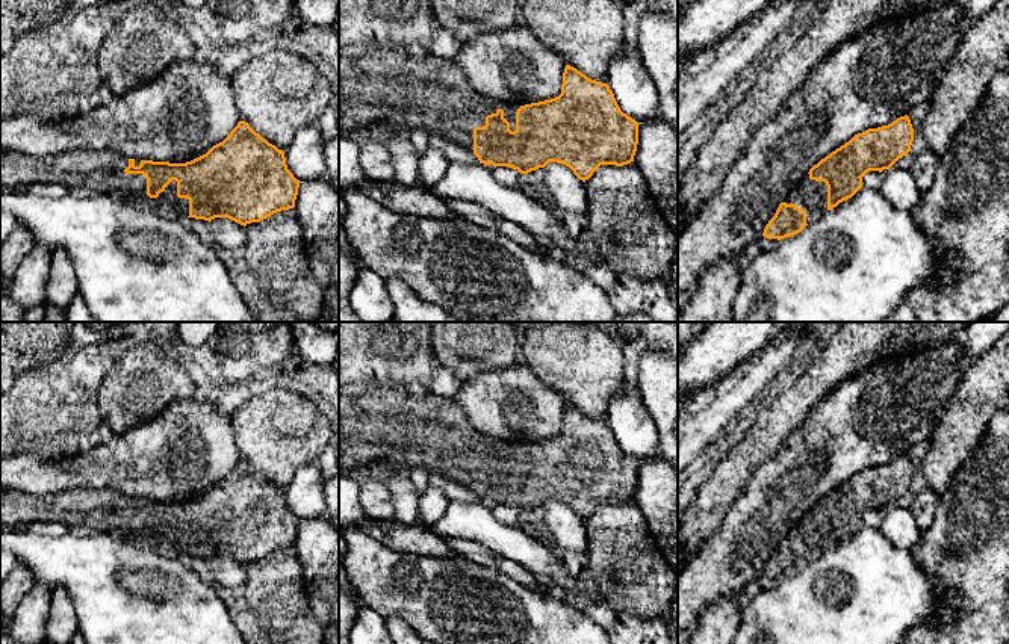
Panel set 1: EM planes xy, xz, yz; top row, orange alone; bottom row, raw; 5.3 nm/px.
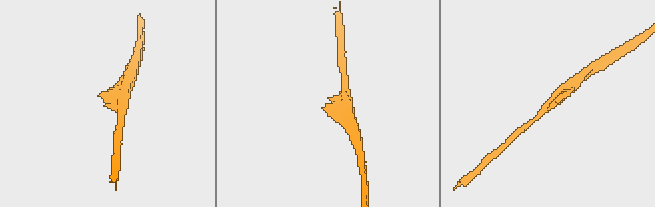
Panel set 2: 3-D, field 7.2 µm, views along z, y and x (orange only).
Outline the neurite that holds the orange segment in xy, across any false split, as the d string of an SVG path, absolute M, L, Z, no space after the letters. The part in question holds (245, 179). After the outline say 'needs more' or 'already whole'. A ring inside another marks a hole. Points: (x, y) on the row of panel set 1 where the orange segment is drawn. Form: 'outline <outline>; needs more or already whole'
outline M239 121L222 142L186 163L129 159L110 150L68 150L45 157L0 150L0 190L32 183L85 187L89 194L107 194L183 222L188 218L209 222L228 218L245 227L293 209L301 181L287 169L284 151L263 139L248 122Z; needs more

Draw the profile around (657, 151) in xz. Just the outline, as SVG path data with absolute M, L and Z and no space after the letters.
M660 115L638 124L634 163L664 221L678 236L678 132Z

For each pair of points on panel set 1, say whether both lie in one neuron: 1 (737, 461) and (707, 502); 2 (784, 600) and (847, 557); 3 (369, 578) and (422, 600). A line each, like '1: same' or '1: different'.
1: same
2: same
3: same

